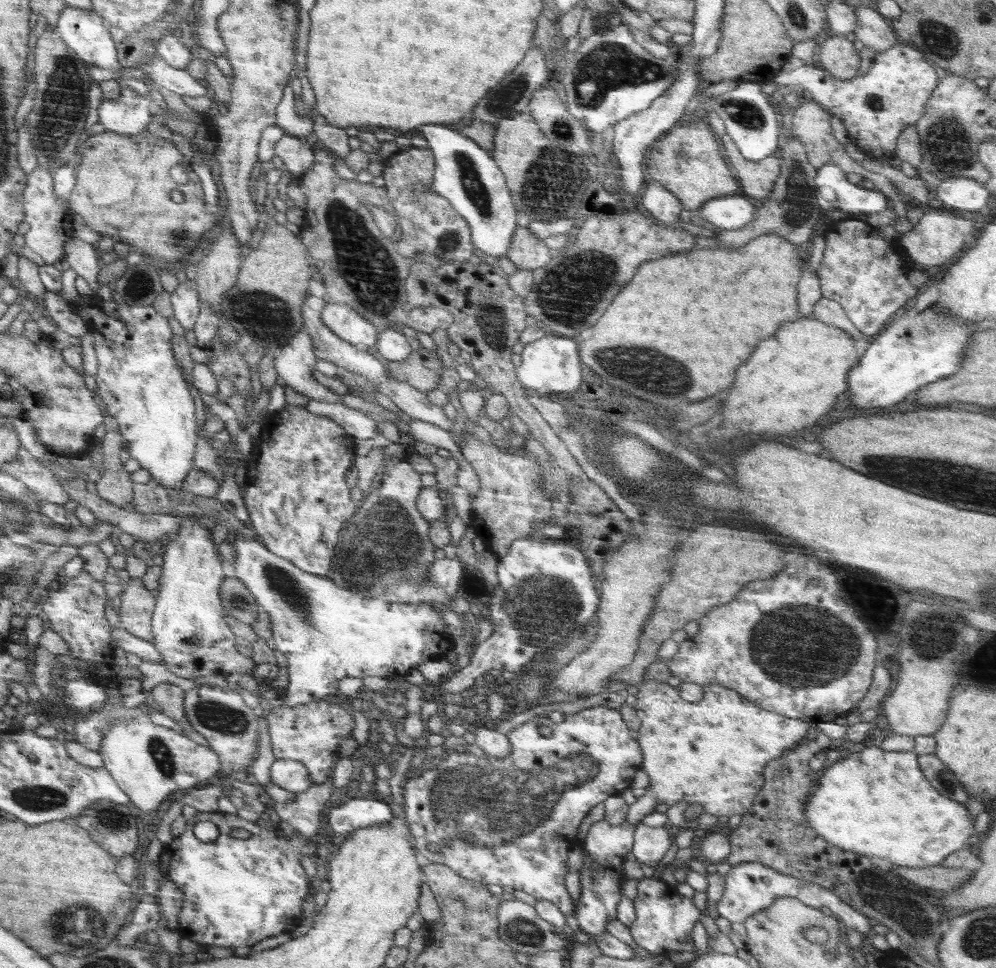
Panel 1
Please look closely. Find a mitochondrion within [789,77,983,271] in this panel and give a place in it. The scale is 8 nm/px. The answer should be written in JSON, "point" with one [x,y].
{"point":[947,146]}

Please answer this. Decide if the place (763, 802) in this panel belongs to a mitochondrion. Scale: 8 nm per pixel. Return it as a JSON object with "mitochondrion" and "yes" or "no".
{"mitochondrion":"no"}

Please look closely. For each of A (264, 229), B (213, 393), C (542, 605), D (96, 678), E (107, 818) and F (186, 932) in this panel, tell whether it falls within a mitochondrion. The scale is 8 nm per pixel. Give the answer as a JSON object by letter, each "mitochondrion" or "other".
{"A":"other","B":"other","C":"mitochondrion","D":"other","E":"mitochondrion","F":"other"}

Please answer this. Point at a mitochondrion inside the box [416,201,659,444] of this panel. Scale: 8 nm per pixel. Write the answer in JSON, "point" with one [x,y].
{"point":[567,294]}

